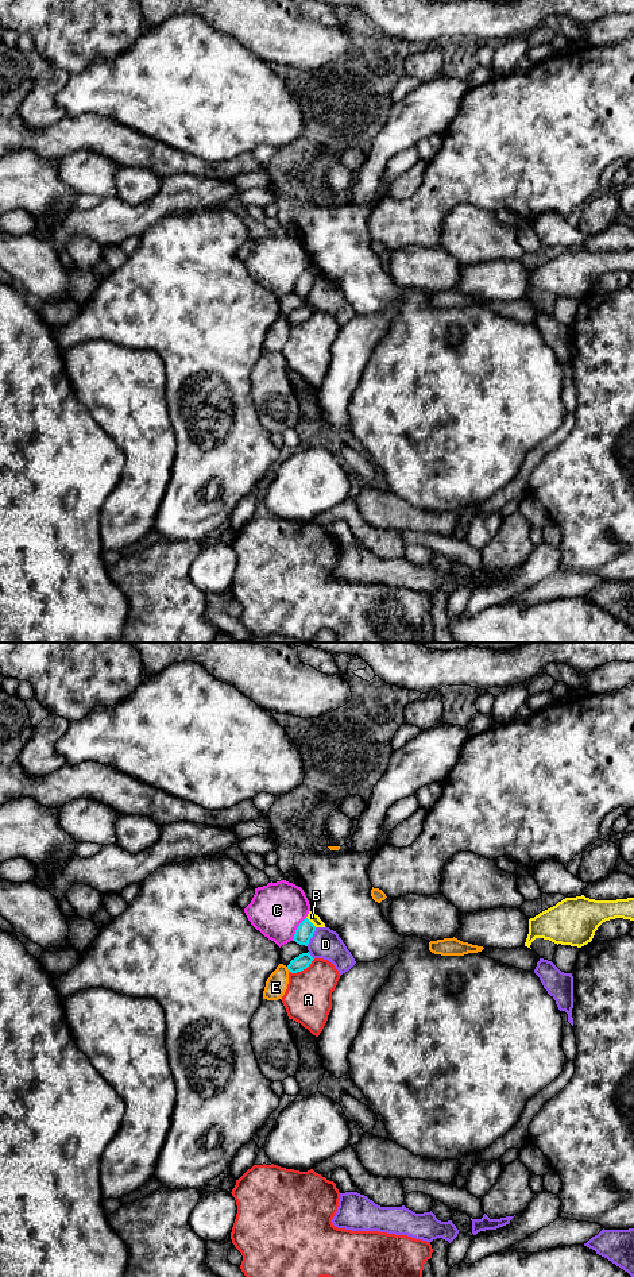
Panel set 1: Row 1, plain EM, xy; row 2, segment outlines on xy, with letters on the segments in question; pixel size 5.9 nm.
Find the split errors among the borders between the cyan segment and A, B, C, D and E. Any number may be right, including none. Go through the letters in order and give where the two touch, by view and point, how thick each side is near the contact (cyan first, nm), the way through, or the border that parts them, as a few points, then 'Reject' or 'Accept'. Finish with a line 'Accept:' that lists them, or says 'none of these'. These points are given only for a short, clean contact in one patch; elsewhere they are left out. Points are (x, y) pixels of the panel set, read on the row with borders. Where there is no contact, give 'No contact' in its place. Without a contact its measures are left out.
A: Touches cyan at xy (301, 969). Thickness 90 nm (cyan) against 280 nm. Reject
B: Touches cyan at xy (310, 922). Thickness 100 nm (cyan) against 60 nm. Reject
C: Touches cyan at xy (297, 929). Thickness 100 nm (cyan) against 320 nm. Reject
D: Touches cyan at xy (312, 936). Thickness 100 nm (cyan) against 180 nm. Boundary: xy (316, 928), (306, 945). Reject
E: Touches cyan at xy (287, 968). Thickness 90 nm (cyan) against 130 nm. Reject
Accept: none of these

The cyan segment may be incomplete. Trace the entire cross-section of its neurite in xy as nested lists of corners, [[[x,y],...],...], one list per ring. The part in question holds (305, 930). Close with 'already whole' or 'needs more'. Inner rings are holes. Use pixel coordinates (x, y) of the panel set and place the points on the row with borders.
[[[305,918],[297,927],[293,941],[295,941],[299,945],[308,946],[314,931],[316,926],[308,918]]]; already whole

